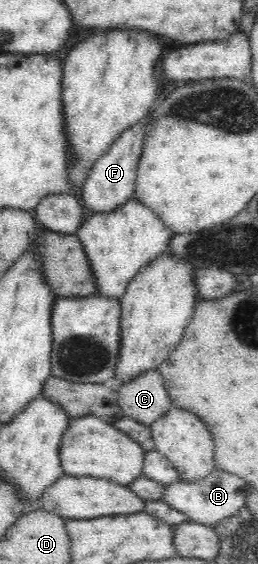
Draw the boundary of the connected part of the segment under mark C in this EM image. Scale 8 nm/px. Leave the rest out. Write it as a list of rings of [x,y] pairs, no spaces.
[[[158,370],[137,376],[115,389],[123,417],[145,426],[150,427],[172,407]]]

